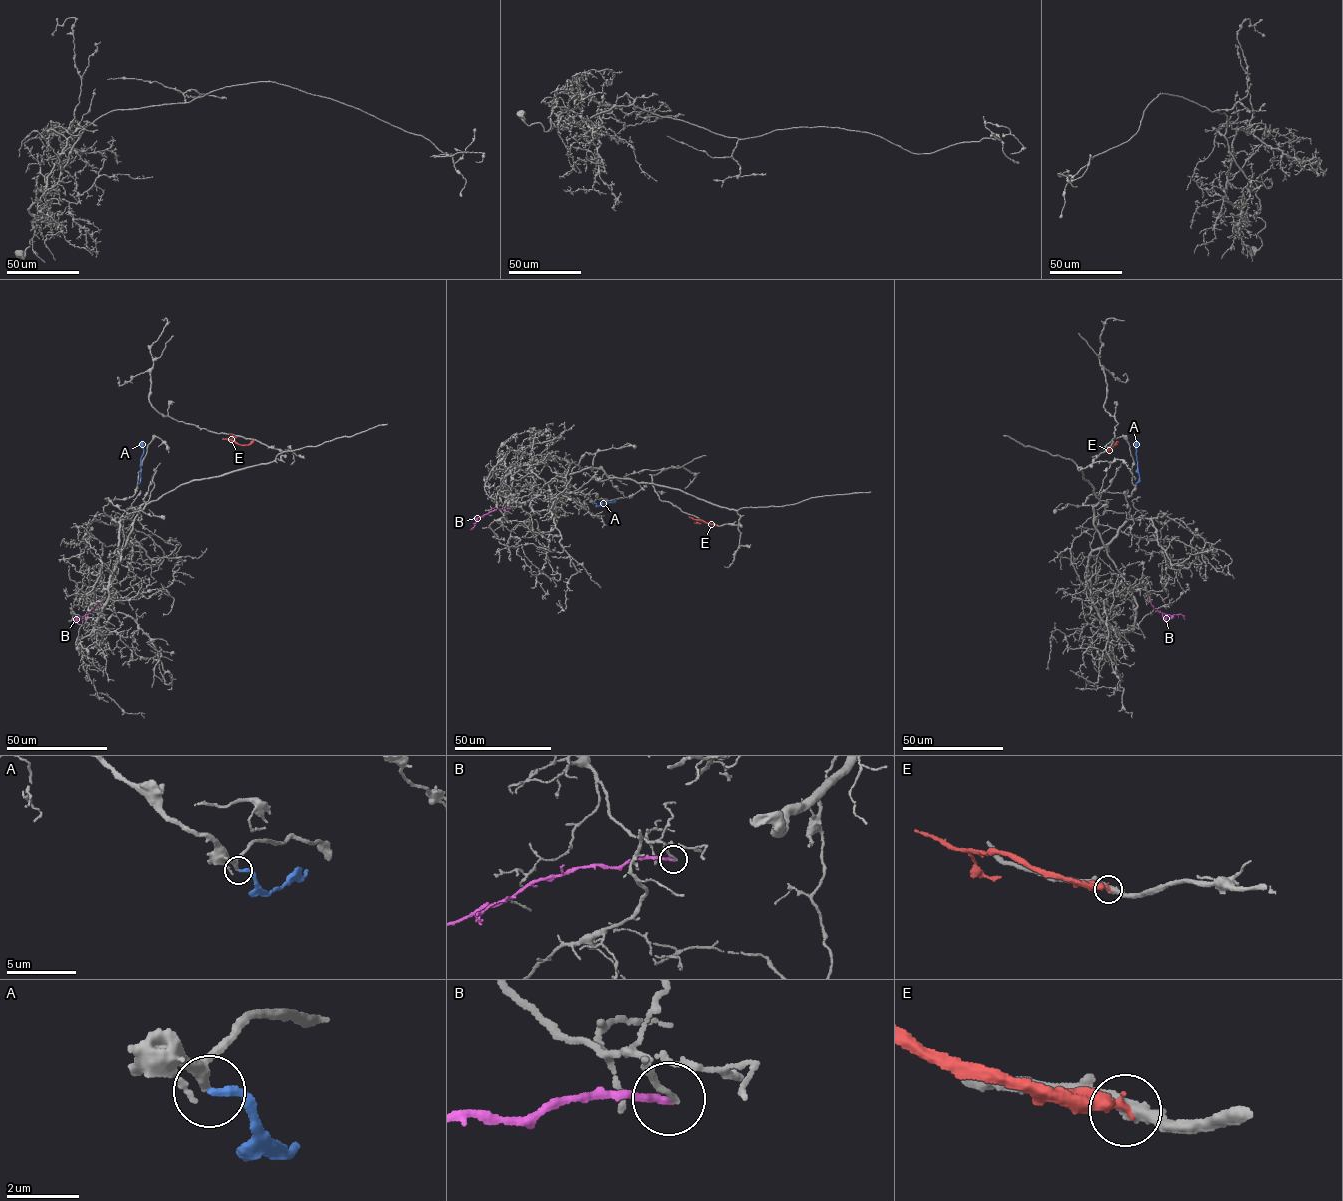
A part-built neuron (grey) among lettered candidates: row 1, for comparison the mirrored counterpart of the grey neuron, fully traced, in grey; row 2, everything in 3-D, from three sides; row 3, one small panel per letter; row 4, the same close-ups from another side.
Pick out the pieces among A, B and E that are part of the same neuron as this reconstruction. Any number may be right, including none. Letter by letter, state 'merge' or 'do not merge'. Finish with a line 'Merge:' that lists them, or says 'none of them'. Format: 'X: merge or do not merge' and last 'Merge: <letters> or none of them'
A: merge
B: do not merge
E: do not merge
Merge: A

